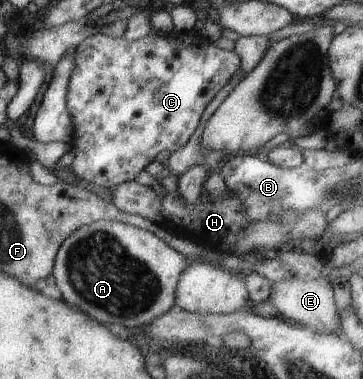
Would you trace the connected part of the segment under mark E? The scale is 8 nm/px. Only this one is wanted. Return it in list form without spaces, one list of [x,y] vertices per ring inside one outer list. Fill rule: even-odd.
[[[328,278],[313,281],[295,281],[295,279],[274,281],[271,285],[270,300],[273,307],[283,315],[284,319],[299,321],[299,323],[311,327],[317,333],[325,333],[325,335],[329,335],[329,333],[341,334],[336,292]]]

